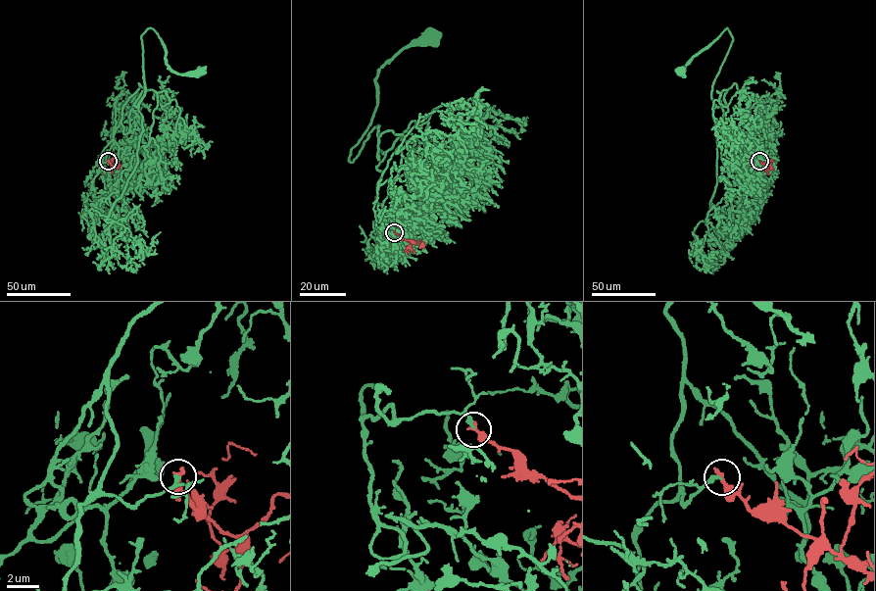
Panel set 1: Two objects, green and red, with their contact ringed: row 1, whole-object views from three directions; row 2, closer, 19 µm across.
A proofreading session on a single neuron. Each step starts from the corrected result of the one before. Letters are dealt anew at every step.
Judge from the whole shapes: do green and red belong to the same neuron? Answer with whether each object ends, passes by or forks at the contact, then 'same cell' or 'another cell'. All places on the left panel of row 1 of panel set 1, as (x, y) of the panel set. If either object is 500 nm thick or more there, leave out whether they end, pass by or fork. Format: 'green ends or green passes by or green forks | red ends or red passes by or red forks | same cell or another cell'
green ends | red ends | same cell

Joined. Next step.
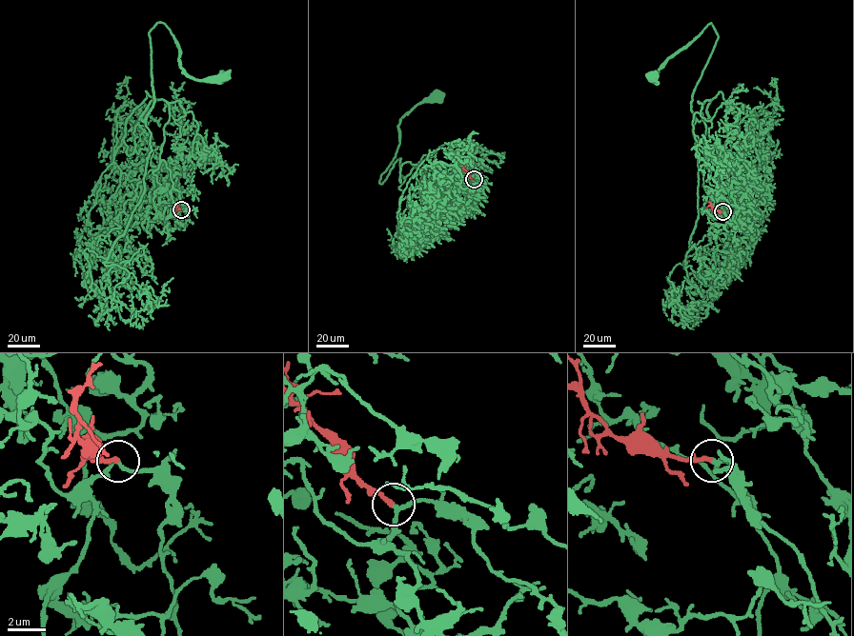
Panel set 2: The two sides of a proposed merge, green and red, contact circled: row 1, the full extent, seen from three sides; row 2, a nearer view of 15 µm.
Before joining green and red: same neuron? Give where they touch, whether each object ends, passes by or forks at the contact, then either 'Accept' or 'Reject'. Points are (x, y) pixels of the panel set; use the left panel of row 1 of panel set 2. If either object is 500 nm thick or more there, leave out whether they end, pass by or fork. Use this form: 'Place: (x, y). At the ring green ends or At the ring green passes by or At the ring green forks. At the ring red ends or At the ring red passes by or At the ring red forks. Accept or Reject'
Place: (181, 209). At the ring green passes by. At the ring red ends. Accept

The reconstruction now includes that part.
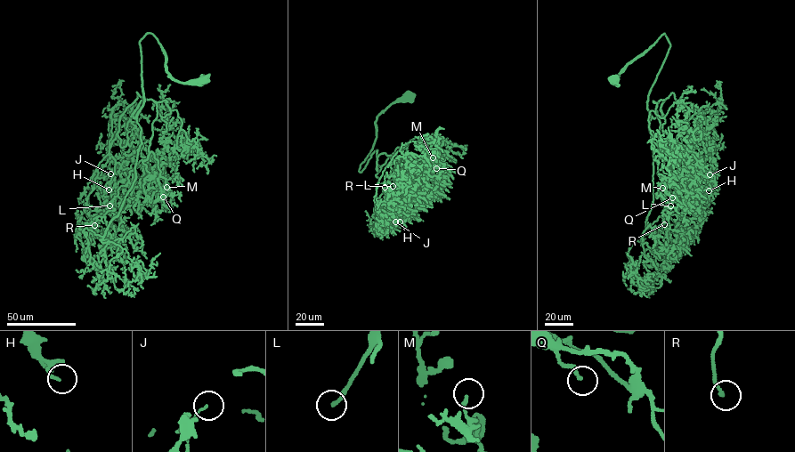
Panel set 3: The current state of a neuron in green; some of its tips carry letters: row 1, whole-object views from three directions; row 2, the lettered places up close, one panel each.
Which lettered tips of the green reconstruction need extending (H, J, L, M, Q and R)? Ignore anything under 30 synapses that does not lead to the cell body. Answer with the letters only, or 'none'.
L, R

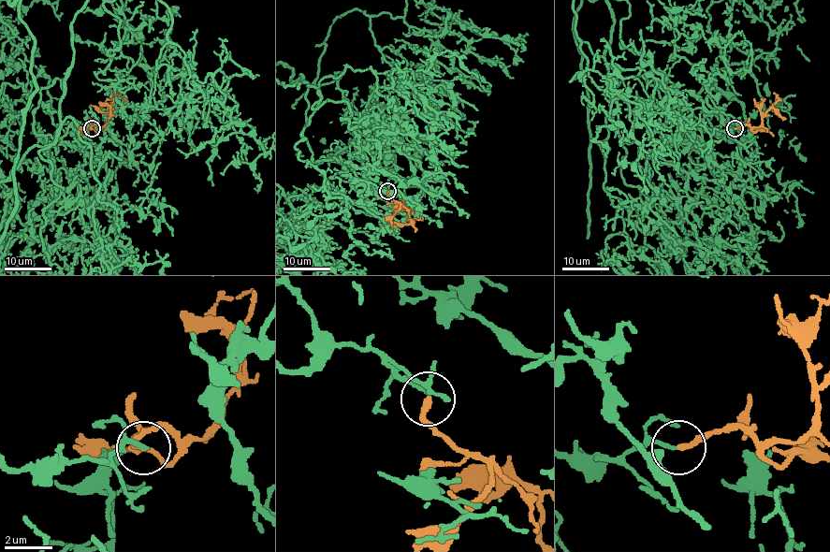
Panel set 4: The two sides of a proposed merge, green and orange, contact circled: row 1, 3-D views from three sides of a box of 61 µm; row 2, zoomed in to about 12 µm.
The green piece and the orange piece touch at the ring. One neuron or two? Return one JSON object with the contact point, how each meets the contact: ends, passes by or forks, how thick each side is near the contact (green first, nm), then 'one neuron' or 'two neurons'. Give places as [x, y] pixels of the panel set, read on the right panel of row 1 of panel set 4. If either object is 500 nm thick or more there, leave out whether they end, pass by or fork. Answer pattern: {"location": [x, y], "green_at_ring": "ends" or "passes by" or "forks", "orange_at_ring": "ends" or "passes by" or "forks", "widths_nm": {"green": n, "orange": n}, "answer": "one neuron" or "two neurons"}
{"location": [735, 128], "green_at_ring": "ends", "orange_at_ring": "ends", "widths_nm": {"green": 160, "orange": 240}, "answer": "two neurons"}

